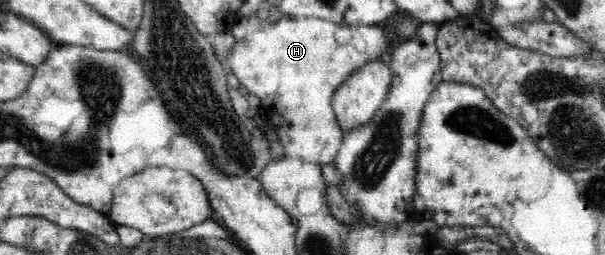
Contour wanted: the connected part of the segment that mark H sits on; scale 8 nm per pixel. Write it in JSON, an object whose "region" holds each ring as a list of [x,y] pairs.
{"region":[[[316,16],[283,20],[237,41],[227,54],[226,64],[241,81],[243,90],[260,99],[259,110],[276,128],[285,154],[329,165],[344,139],[332,107],[333,92],[357,68],[379,58],[387,59],[391,40],[377,24],[352,25],[351,39],[343,46],[335,39],[339,24]]]}

